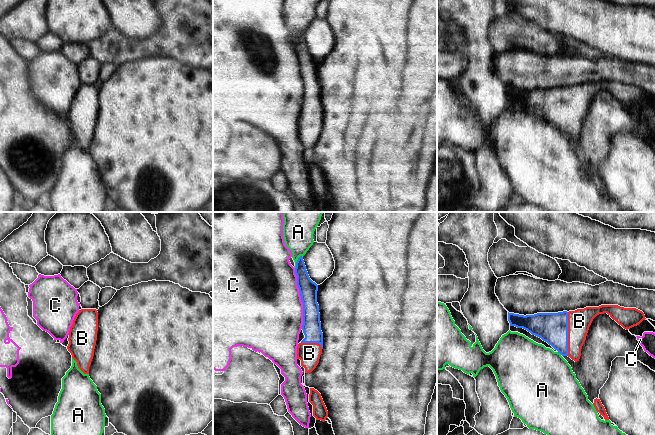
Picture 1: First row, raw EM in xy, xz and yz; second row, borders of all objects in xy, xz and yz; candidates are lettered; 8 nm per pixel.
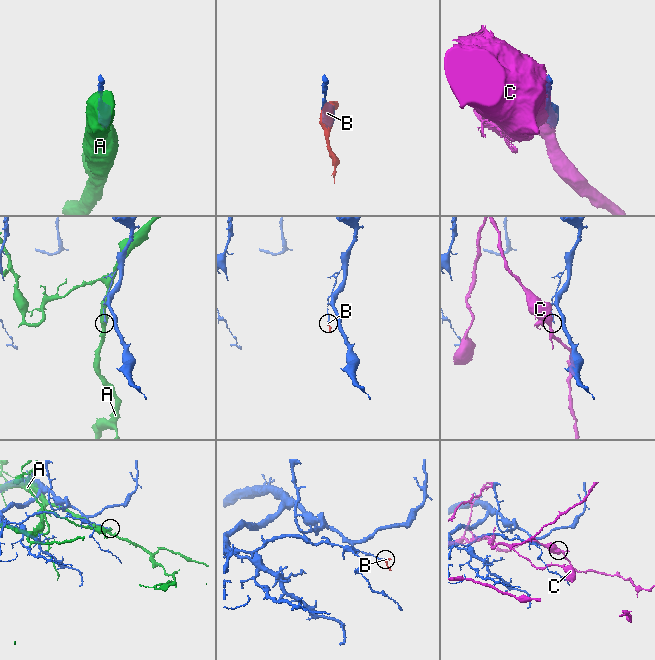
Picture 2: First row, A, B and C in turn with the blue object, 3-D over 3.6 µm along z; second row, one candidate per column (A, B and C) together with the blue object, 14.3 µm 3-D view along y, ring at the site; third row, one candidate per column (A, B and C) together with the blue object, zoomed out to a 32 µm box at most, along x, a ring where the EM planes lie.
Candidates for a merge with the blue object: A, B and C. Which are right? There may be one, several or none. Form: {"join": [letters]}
{"join": ["B"]}

